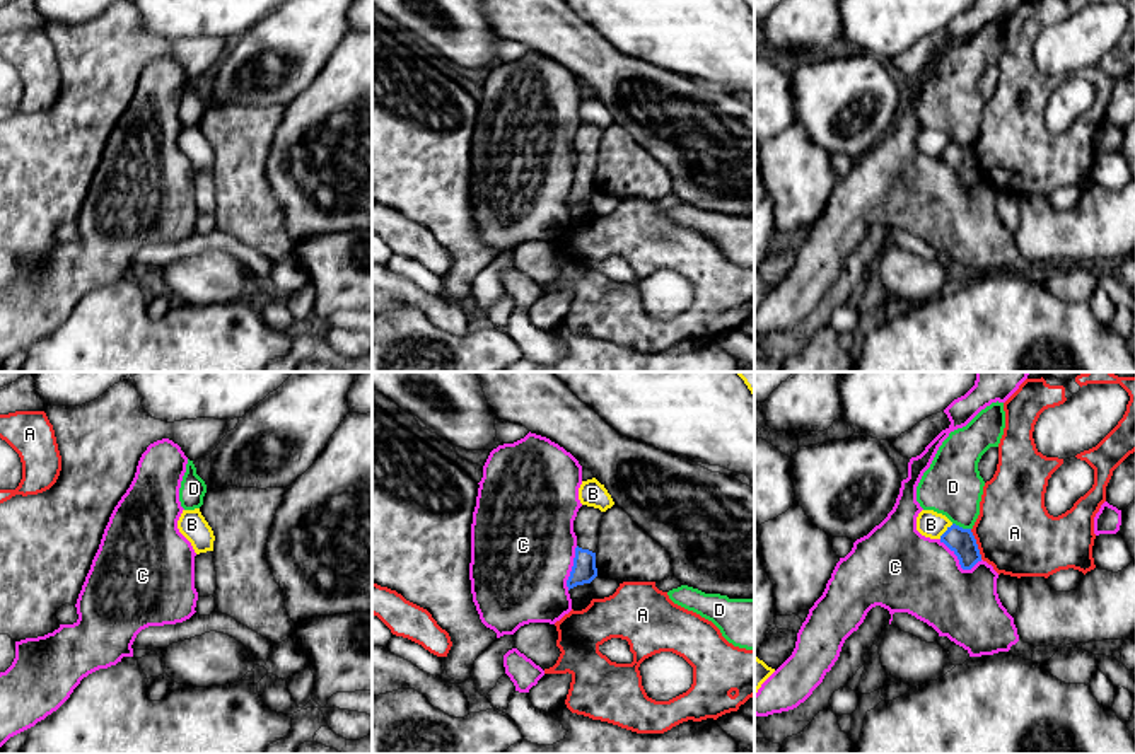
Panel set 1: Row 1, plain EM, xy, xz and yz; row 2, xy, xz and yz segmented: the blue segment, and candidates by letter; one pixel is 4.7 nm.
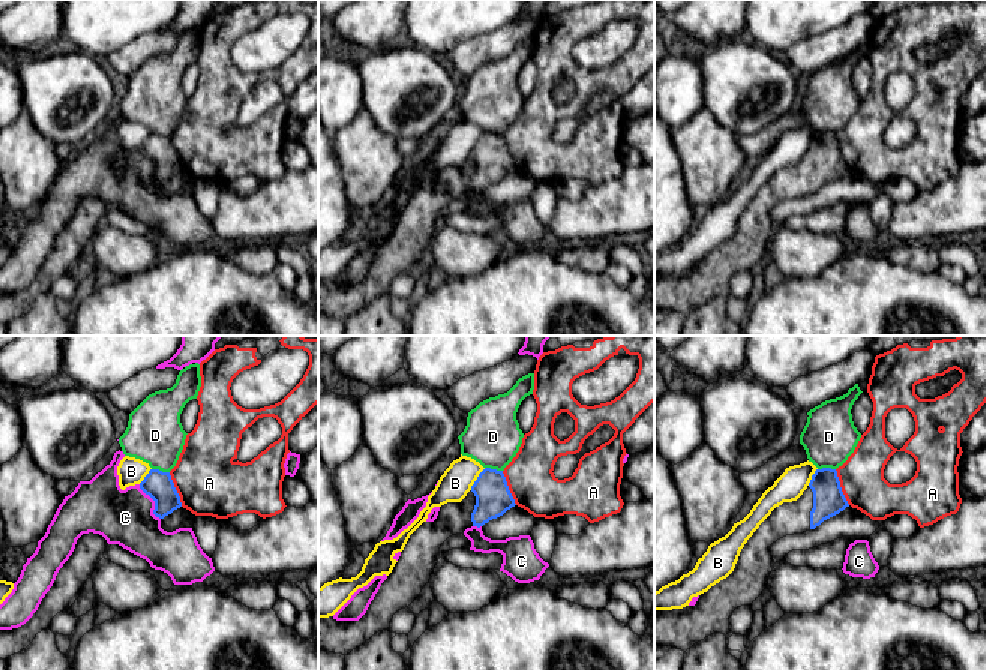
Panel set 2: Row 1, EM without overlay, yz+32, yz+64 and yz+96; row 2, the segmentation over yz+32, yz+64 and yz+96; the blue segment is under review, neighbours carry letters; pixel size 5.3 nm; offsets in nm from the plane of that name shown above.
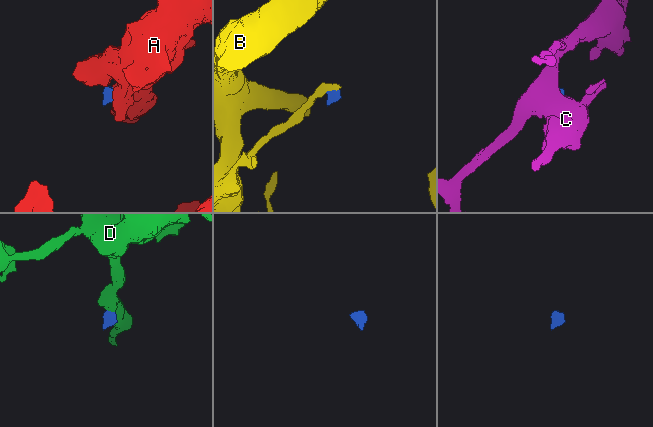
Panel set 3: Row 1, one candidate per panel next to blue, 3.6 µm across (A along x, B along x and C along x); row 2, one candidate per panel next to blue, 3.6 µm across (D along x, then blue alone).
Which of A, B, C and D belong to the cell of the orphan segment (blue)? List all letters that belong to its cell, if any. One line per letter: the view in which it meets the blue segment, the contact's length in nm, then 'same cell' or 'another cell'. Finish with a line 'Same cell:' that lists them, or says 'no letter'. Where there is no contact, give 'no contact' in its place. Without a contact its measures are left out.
A: contact in yz; length 160 nm; another cell
B: contact in yz; length 100 nm; another cell
C: contact in yz; length 220 nm; another cell
D: contact in yz; length 90 nm; another cell
Same cell: no letter

